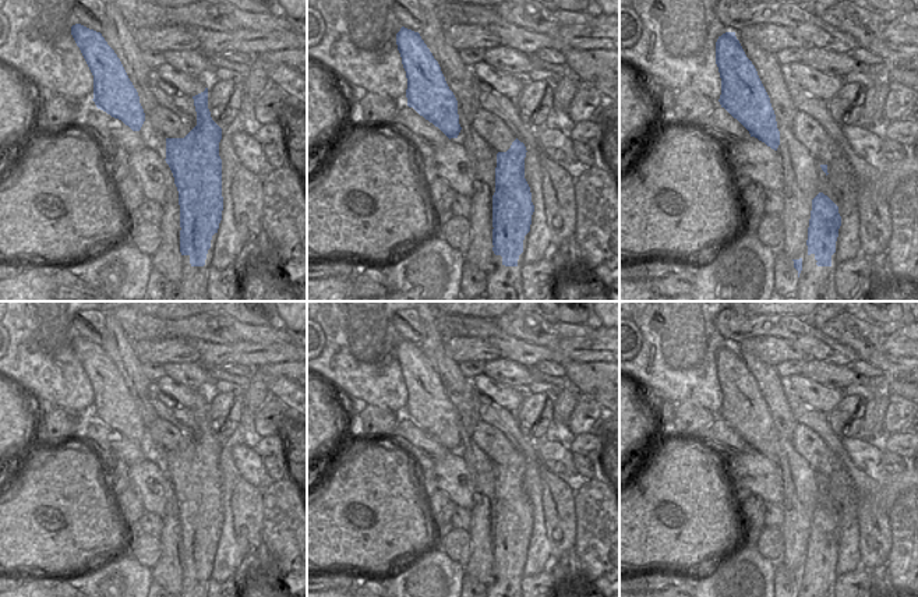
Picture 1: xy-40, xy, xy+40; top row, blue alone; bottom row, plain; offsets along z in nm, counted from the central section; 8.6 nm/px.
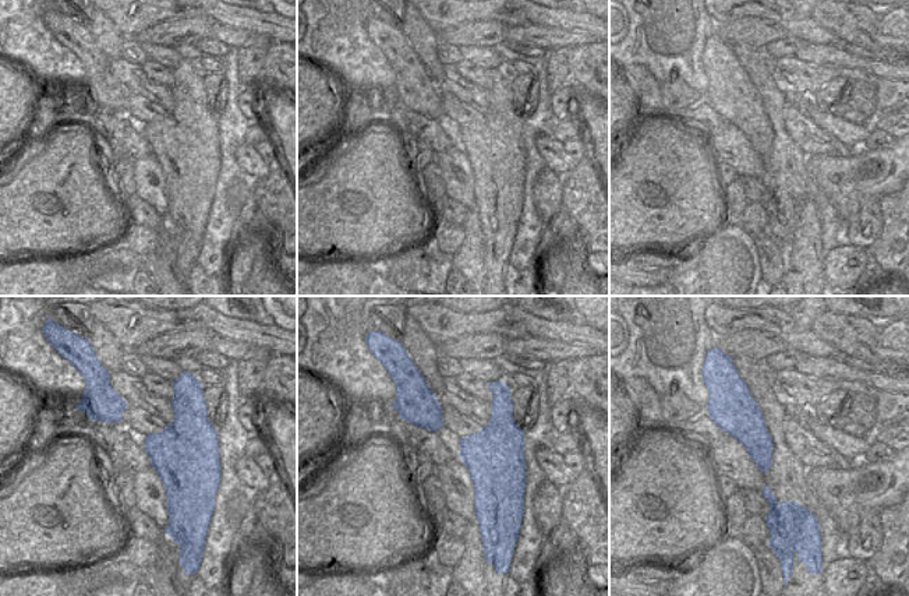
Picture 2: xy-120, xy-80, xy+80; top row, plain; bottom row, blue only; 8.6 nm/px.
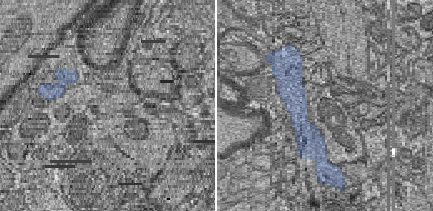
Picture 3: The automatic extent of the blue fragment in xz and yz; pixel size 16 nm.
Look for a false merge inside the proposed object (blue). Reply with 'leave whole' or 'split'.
split

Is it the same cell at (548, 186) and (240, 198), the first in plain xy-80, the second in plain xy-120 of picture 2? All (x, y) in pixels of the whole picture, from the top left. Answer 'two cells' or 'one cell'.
one cell

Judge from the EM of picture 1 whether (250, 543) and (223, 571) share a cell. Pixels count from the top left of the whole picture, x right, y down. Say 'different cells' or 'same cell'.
different cells

